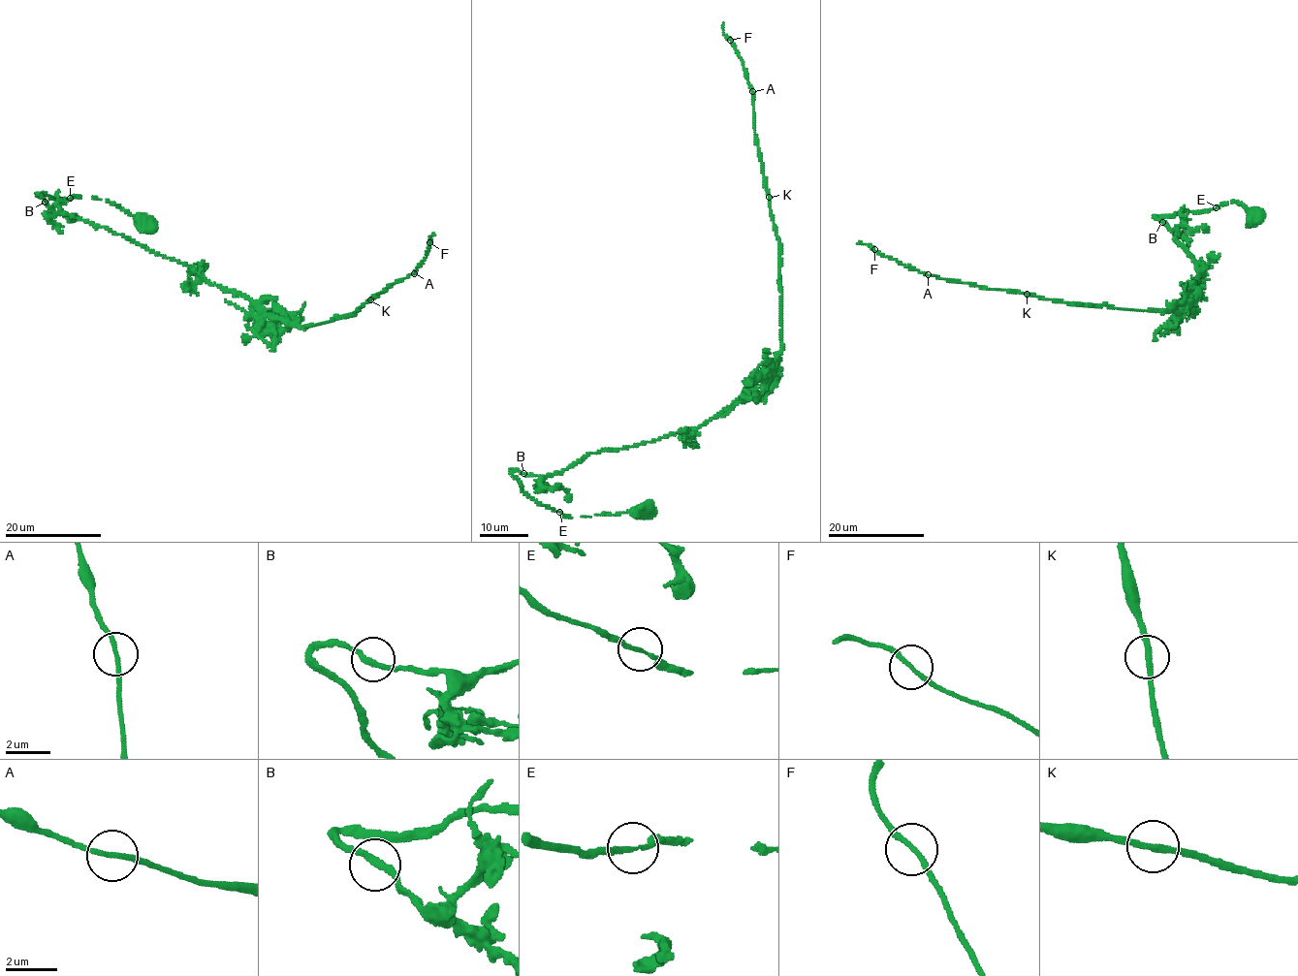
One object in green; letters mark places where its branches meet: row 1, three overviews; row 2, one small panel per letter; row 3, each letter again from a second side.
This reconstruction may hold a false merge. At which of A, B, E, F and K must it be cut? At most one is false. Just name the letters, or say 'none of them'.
none of them

